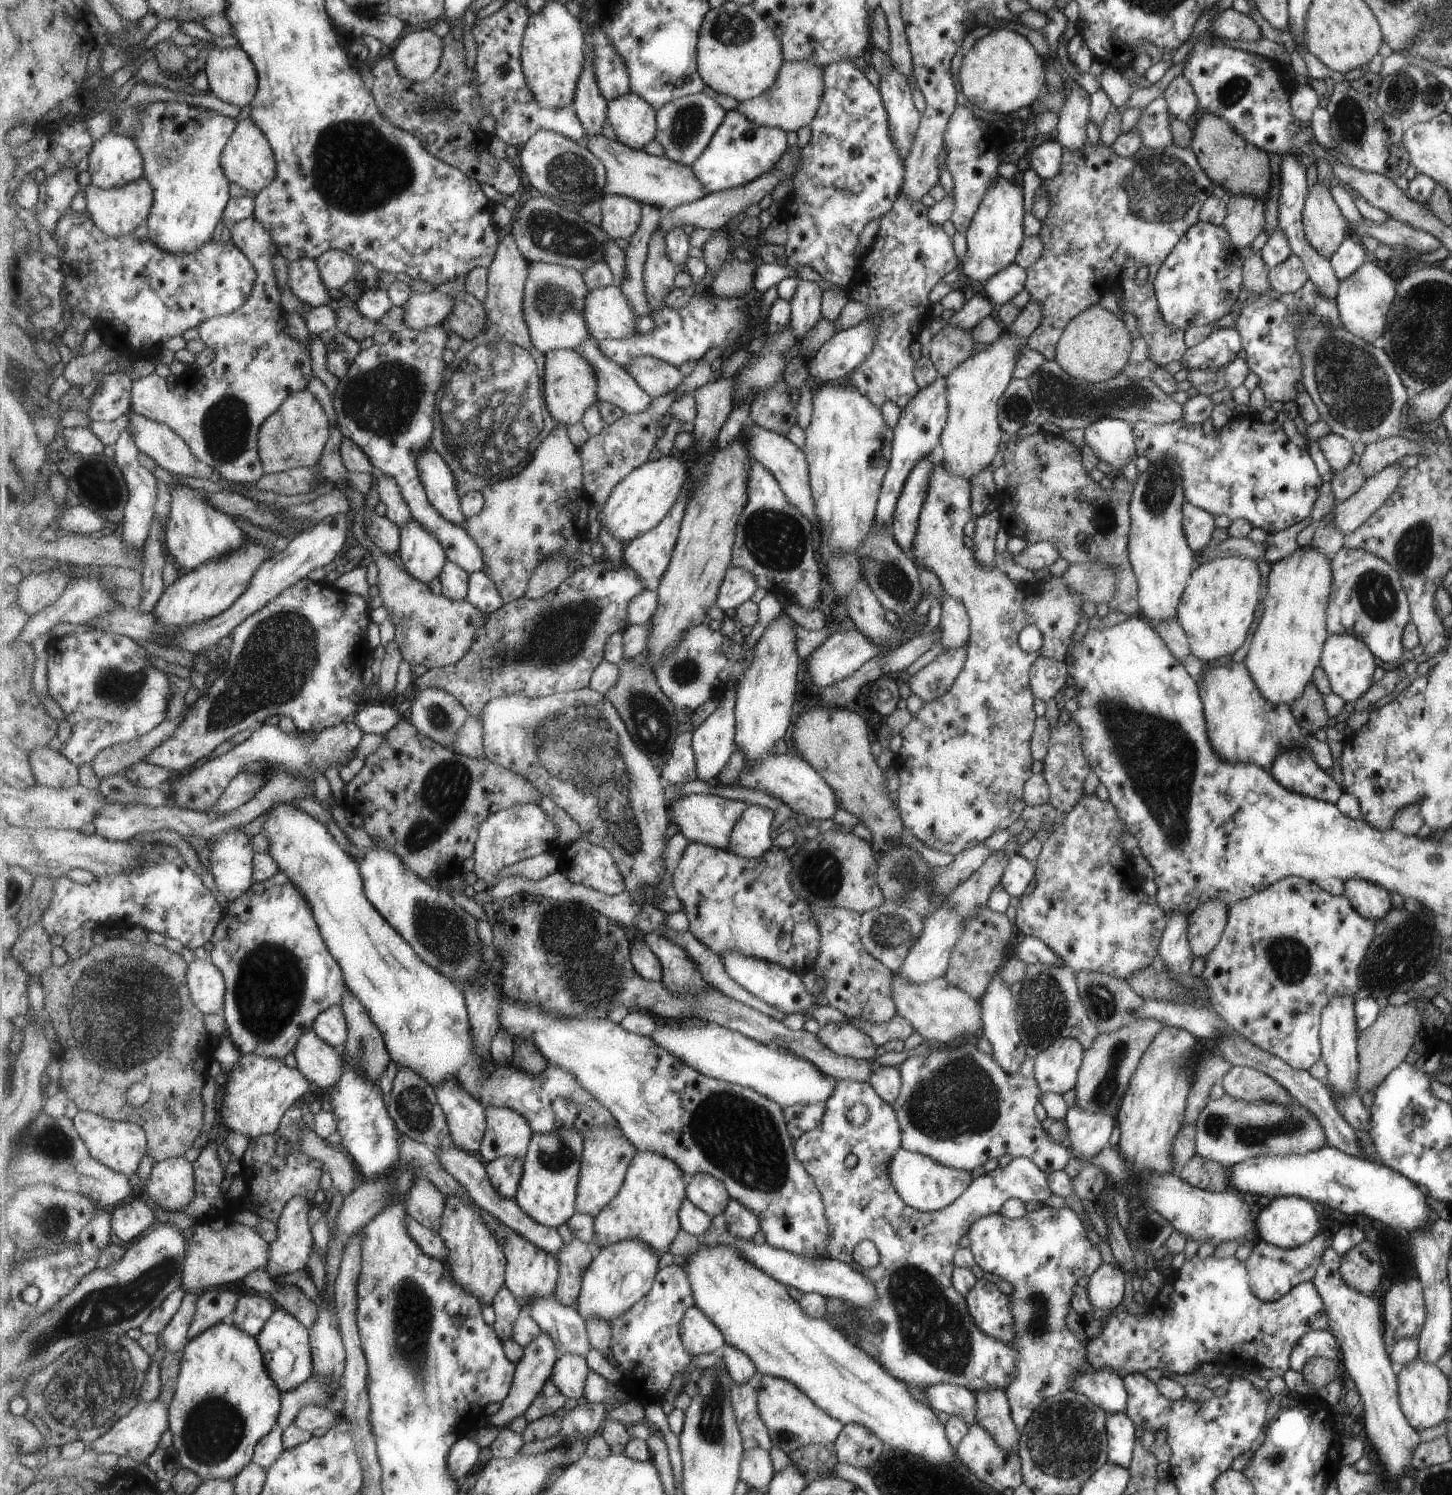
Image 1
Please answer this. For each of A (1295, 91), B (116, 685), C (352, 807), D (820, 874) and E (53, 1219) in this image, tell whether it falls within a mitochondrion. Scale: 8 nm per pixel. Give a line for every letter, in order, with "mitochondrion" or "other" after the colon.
A: other
B: mitochondrion
C: other
D: mitochondrion
E: mitochondrion

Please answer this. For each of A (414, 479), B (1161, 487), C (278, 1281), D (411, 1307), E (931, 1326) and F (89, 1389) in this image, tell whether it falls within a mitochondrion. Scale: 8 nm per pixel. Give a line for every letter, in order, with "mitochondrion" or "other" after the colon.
A: other
B: mitochondrion
C: other
D: mitochondrion
E: mitochondrion
F: mitochondrion

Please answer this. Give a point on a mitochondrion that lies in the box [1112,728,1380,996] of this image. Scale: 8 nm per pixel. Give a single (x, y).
(1290, 960)

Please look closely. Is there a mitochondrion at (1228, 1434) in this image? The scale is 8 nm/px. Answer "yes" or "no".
no

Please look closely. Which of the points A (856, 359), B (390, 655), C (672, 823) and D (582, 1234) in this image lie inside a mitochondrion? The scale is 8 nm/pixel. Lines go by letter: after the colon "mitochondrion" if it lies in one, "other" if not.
A: other
B: other
C: other
D: other

